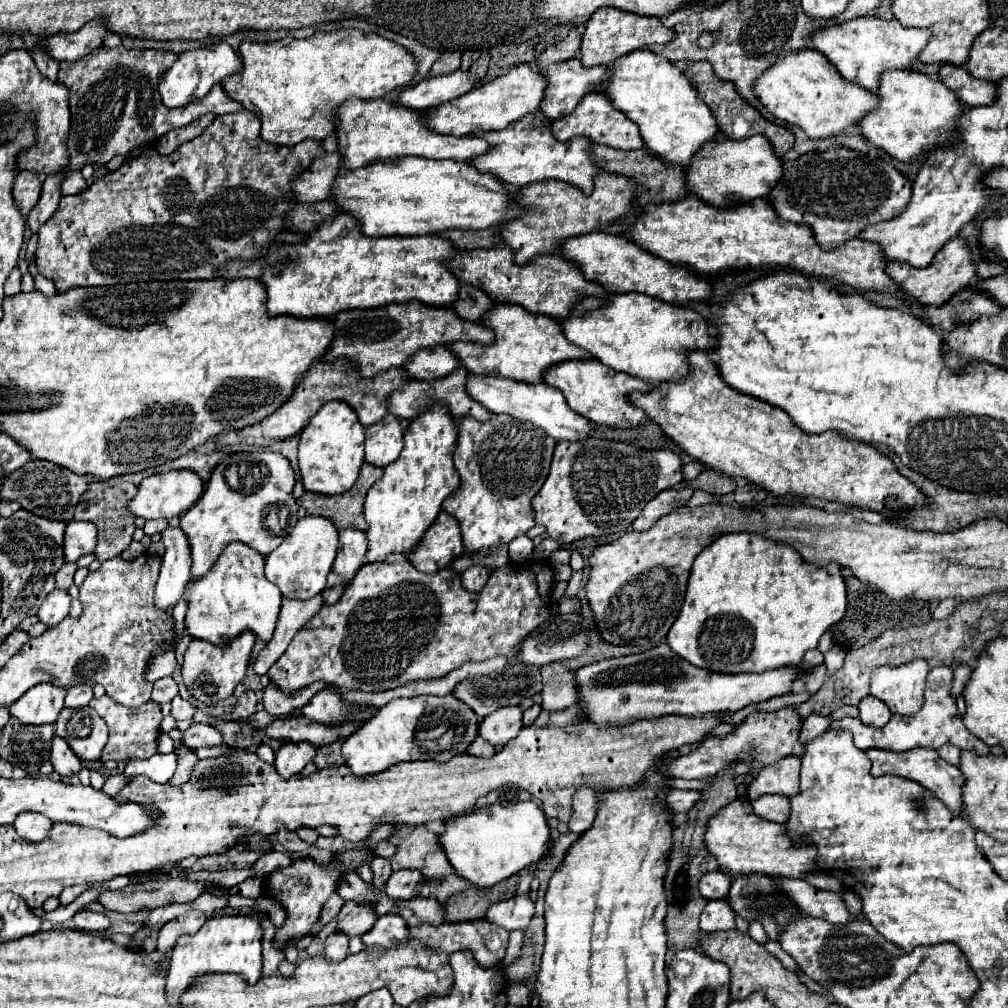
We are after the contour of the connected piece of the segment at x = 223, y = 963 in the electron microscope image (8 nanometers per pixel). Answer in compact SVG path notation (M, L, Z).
M223 908L213 912L213 916L209 916L207 922L195 934L183 934L175 942L167 976L169 1002L179 1004L181 994L201 974L233 972L233 974L243 974L249 984L255 984L261 976L261 966L263 966L261 940L263 940L263 928L259 918L235 908Z

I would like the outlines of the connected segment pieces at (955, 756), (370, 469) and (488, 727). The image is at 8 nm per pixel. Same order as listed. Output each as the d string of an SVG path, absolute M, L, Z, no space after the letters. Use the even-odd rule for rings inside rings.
M947 744L947 746L943 746L943 748L939 748L937 750L945 760L949 760L951 764L957 764L959 766L959 754L961 754L961 750L957 748L957 746L951 746L951 744Z
M363 464L357 482L351 490L339 494L339 496L323 496L305 492L299 498L299 504L305 508L309 516L325 516L329 518L335 528L357 528L367 530L367 522L363 518L363 502L367 496L367 490L383 476L383 468L373 464Z
M519 706L499 708L499 712L493 712L479 724L479 736L501 748L509 740L513 740L521 728L523 728L523 710Z

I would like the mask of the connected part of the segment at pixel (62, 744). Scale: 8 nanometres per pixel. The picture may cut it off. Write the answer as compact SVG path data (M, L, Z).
M55 738L53 740L53 748L51 748L51 764L55 768L55 772L59 776L65 776L65 778L71 778L73 774L77 774L83 764L81 760L71 752L69 744L63 740L63 738Z

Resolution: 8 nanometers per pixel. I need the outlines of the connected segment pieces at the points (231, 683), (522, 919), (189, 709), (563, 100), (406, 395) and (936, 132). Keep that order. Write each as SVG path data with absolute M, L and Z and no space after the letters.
M251 630L241 632L235 640L229 640L227 644L221 644L221 646L213 646L211 642L205 642L205 640L193 640L187 646L187 652L181 664L181 676L191 696L201 702L217 702L217 700L229 698L233 694L233 688L241 684L247 672L253 642L255 642L255 634Z
M523 894L523 896L513 896L509 900L501 900L493 904L487 910L485 918L501 928L509 928L511 932L511 930L527 928L533 914L535 914L535 904L529 898L529 894Z
M175 696L175 698L171 700L171 716L173 716L175 720L191 720L195 712L197 712L197 708L195 708L191 702L183 700L181 696Z
M577 58L553 64L543 68L541 74L547 78L545 96L539 104L539 110L547 116L549 122L555 122L575 110L577 102L599 86L605 76L603 66L583 66Z
M459 366L455 372L439 378L439 380L407 380L405 384L401 384L397 390L391 392L389 396L389 402L387 402L387 410L391 414L395 414L397 418L407 418L407 420L413 420L415 416L419 416L419 412L431 408L435 402L441 402L441 404L447 404L451 408L451 414L453 418L465 418L465 416L473 416L477 420L489 420L491 414L485 412L485 408L471 400L469 394L465 392L465 380L467 380L467 370L463 366Z
M913 70L883 72L875 94L879 96L879 104L867 112L857 126L865 140L901 162L923 160L935 146L951 140L955 124L963 112L963 104L959 104L955 92L951 92L943 82Z

